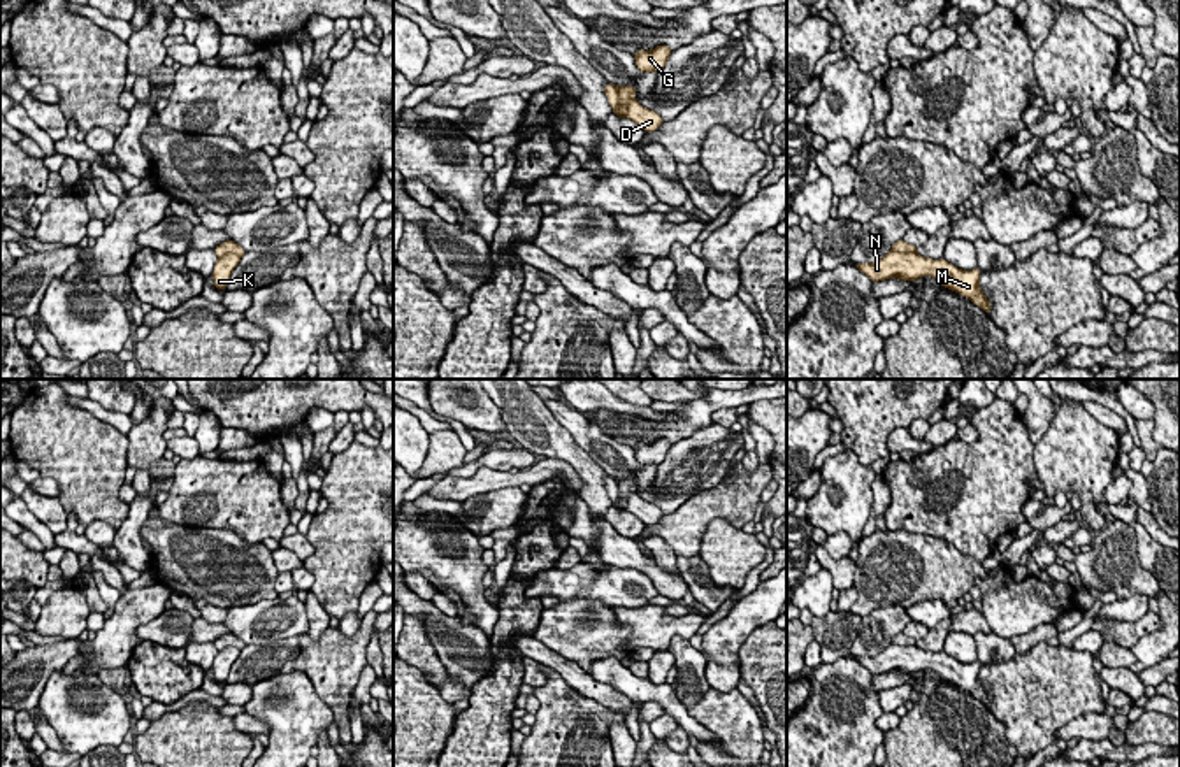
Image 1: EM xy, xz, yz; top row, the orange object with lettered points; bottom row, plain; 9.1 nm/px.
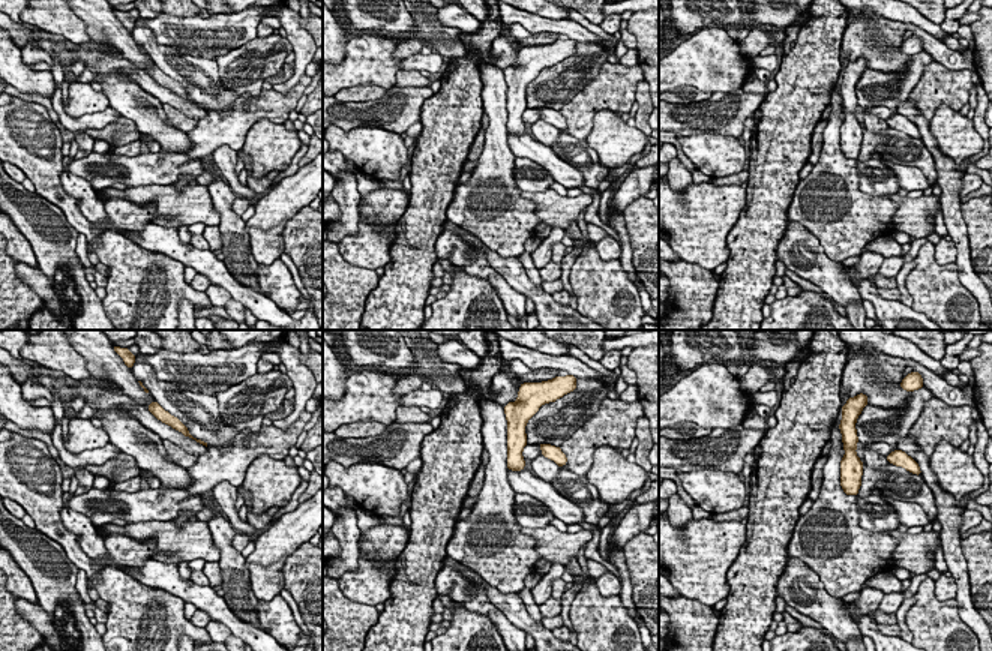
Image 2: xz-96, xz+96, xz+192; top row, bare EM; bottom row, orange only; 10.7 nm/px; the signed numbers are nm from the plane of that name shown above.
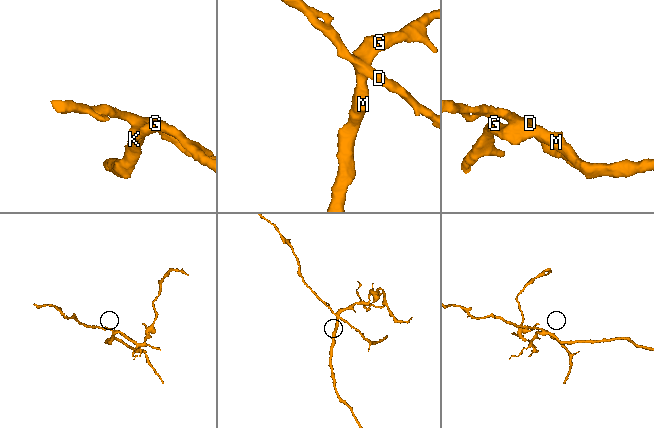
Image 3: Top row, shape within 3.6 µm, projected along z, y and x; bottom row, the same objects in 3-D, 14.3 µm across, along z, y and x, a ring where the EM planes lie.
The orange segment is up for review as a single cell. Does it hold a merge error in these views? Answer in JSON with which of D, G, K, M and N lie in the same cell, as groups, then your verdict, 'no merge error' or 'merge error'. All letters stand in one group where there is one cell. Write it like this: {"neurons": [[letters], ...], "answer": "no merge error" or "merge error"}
{"neurons": [["D"], ["G", "K", "M", "N"]], "answer": "merge error"}

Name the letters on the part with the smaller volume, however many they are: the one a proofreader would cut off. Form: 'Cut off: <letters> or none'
Cut off: D

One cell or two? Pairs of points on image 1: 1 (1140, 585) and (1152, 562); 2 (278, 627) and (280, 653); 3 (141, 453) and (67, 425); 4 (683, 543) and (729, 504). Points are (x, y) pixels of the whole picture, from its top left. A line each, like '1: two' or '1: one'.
1: two
2: two
3: two
4: one

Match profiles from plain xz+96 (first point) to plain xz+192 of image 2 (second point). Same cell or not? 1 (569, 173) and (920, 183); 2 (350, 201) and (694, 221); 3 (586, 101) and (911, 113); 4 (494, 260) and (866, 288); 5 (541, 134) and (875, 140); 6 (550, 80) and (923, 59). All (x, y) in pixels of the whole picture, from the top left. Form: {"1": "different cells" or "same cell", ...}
{"1": "same cell", "2": "different cells", "3": "different cells", "4": "same cell", "5": "different cells", "6": "same cell"}

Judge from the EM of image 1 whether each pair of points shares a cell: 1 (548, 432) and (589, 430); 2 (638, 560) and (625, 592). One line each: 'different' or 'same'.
1: different
2: different

